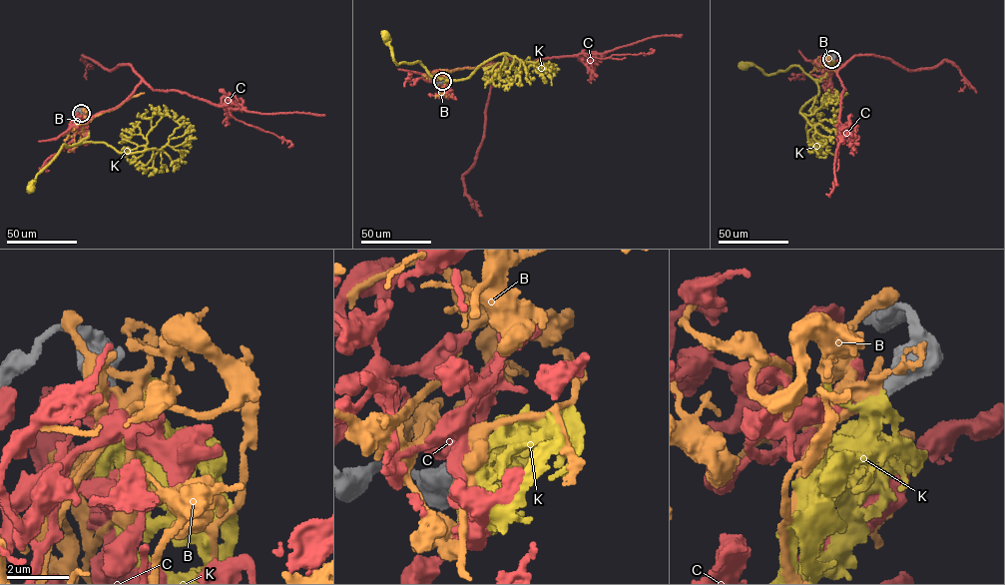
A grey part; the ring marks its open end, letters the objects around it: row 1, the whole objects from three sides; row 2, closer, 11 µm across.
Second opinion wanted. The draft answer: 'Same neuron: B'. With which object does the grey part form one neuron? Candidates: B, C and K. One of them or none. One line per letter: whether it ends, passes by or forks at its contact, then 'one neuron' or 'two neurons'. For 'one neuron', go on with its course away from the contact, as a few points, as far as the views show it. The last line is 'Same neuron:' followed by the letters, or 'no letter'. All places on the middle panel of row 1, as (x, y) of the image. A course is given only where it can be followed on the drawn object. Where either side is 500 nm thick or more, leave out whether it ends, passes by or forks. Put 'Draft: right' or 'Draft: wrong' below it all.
B: it forks | one neuron | via (443, 81), (438, 79), (444, 71), (502, 63)
C: it forks | two neurons
K: it forks | two neurons
Same neuron: B
Draft: right

